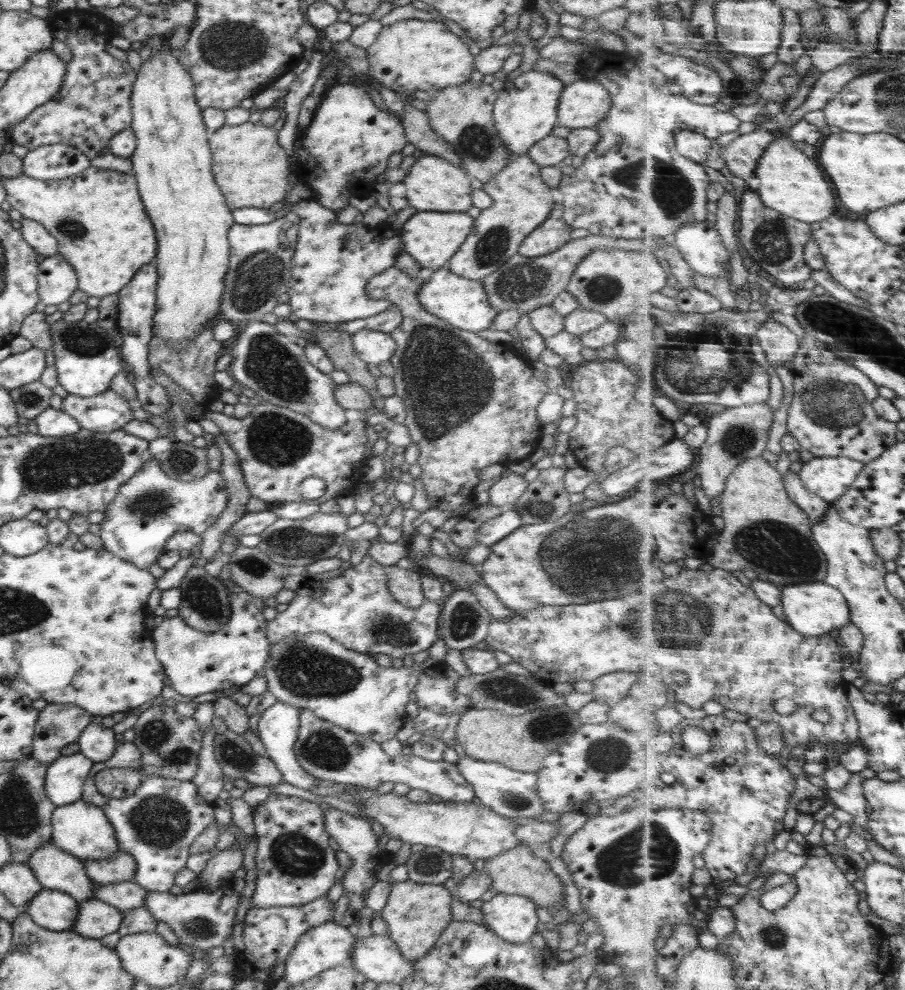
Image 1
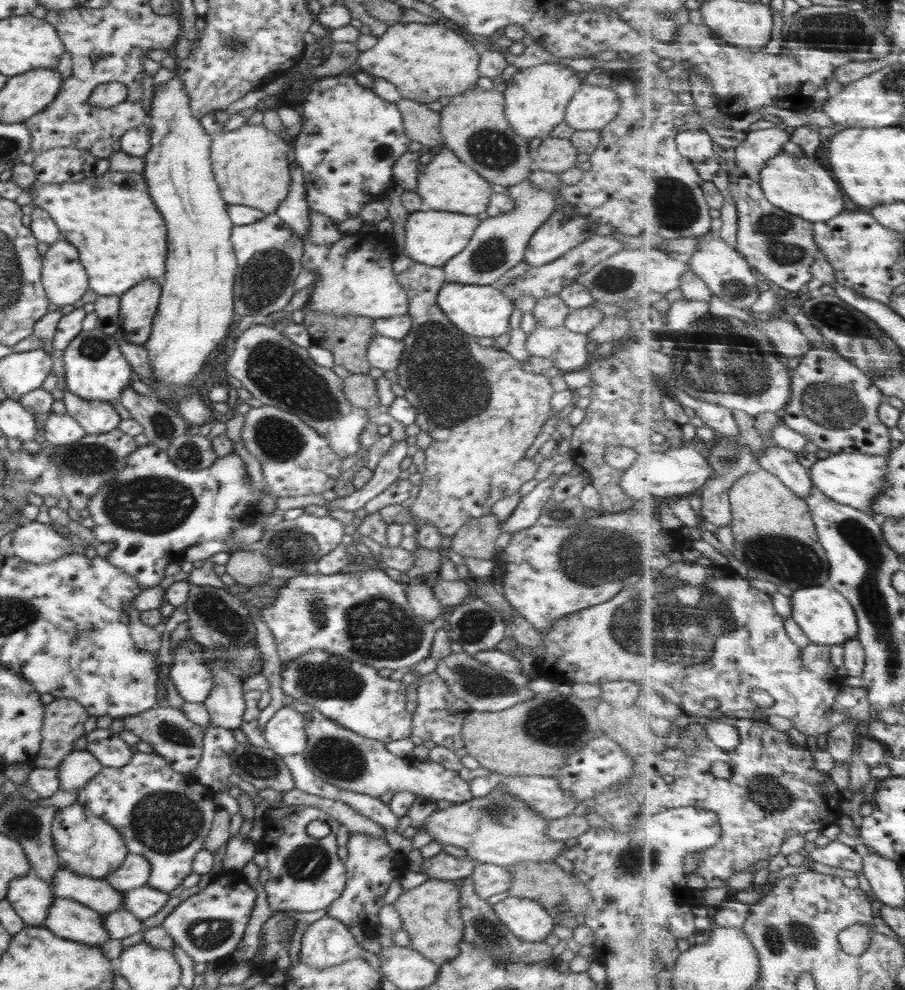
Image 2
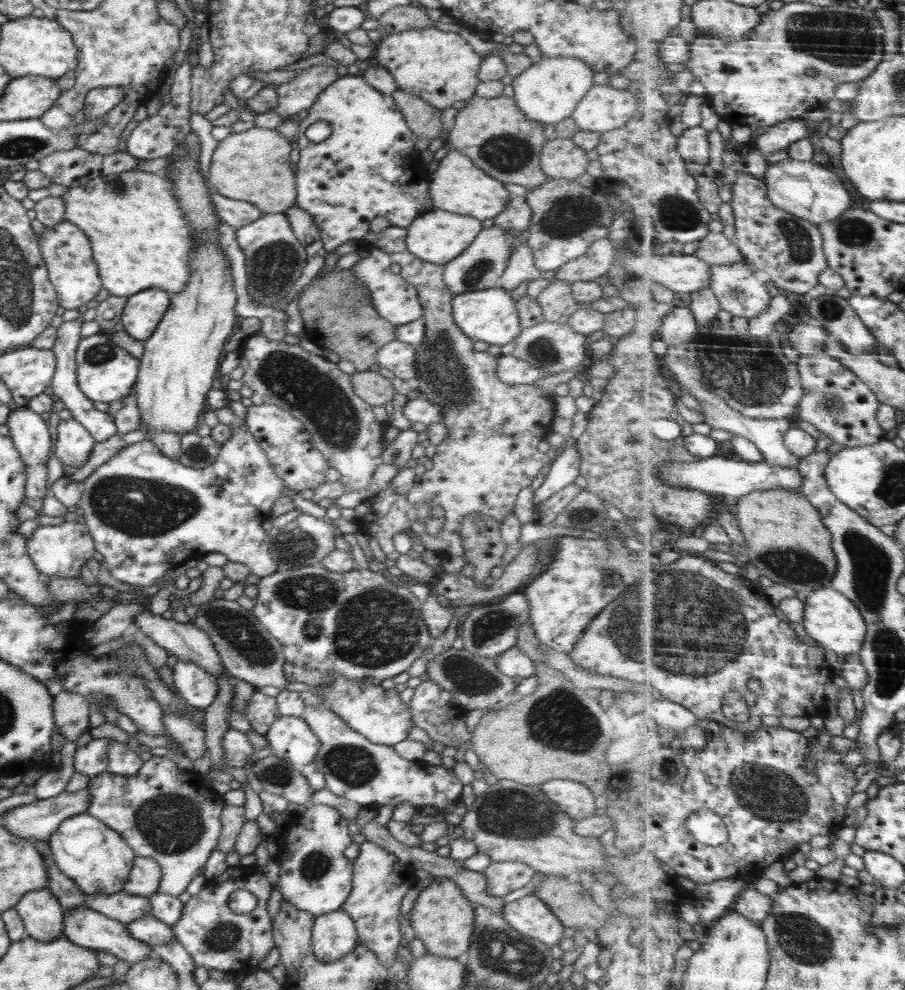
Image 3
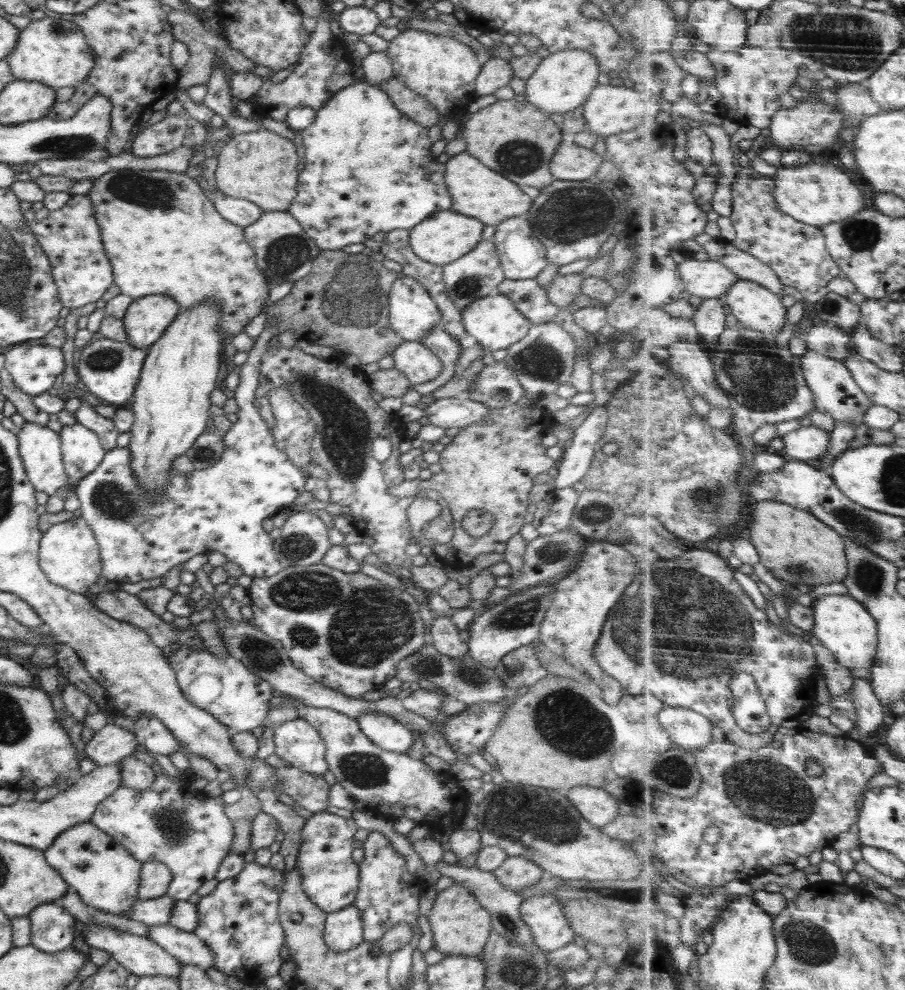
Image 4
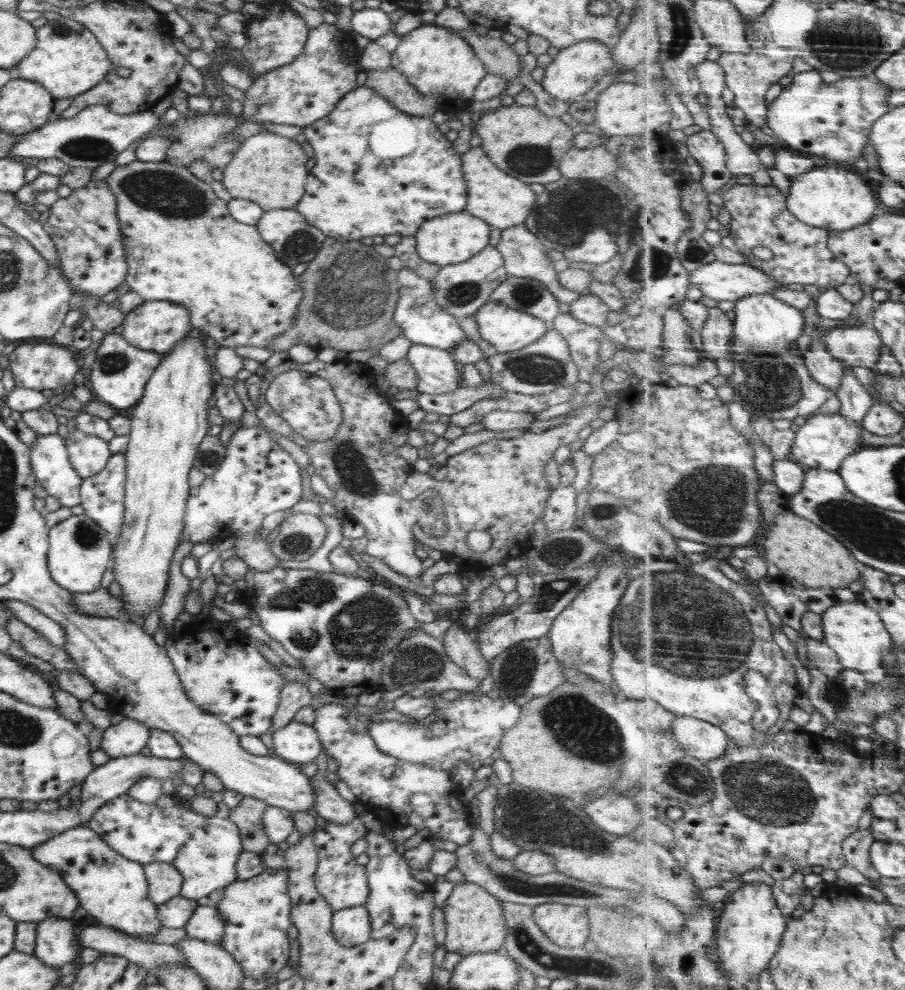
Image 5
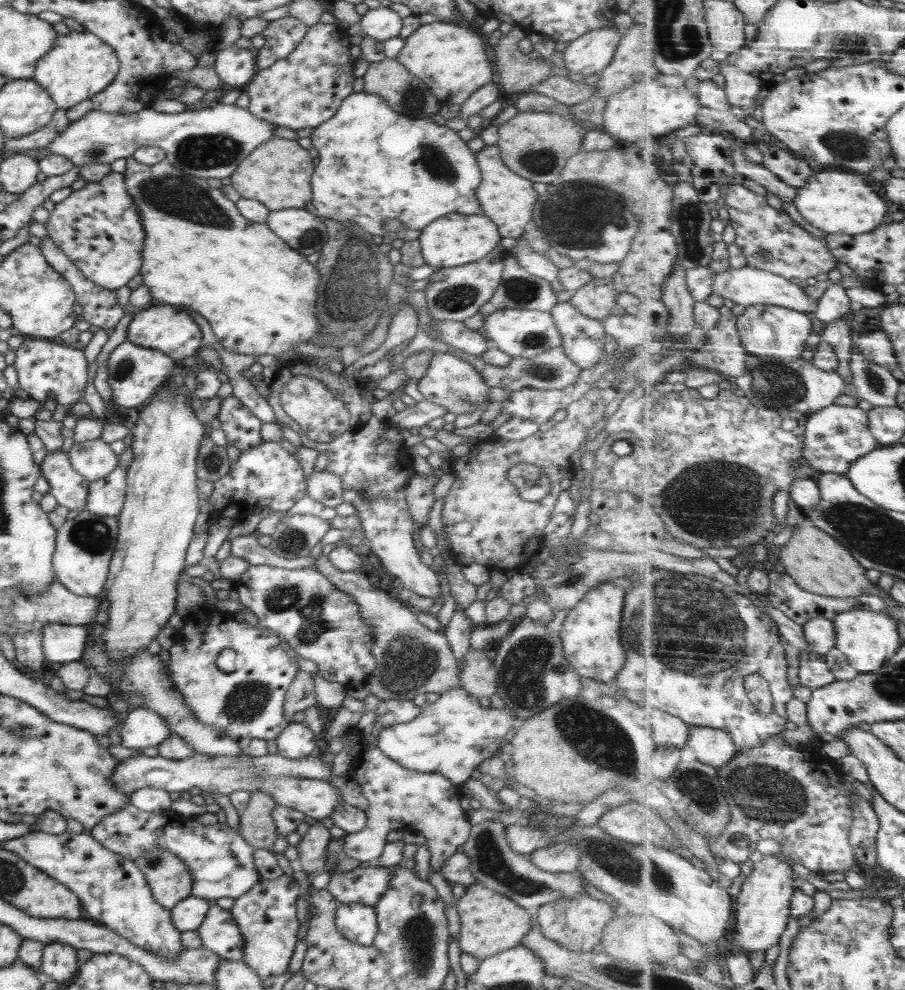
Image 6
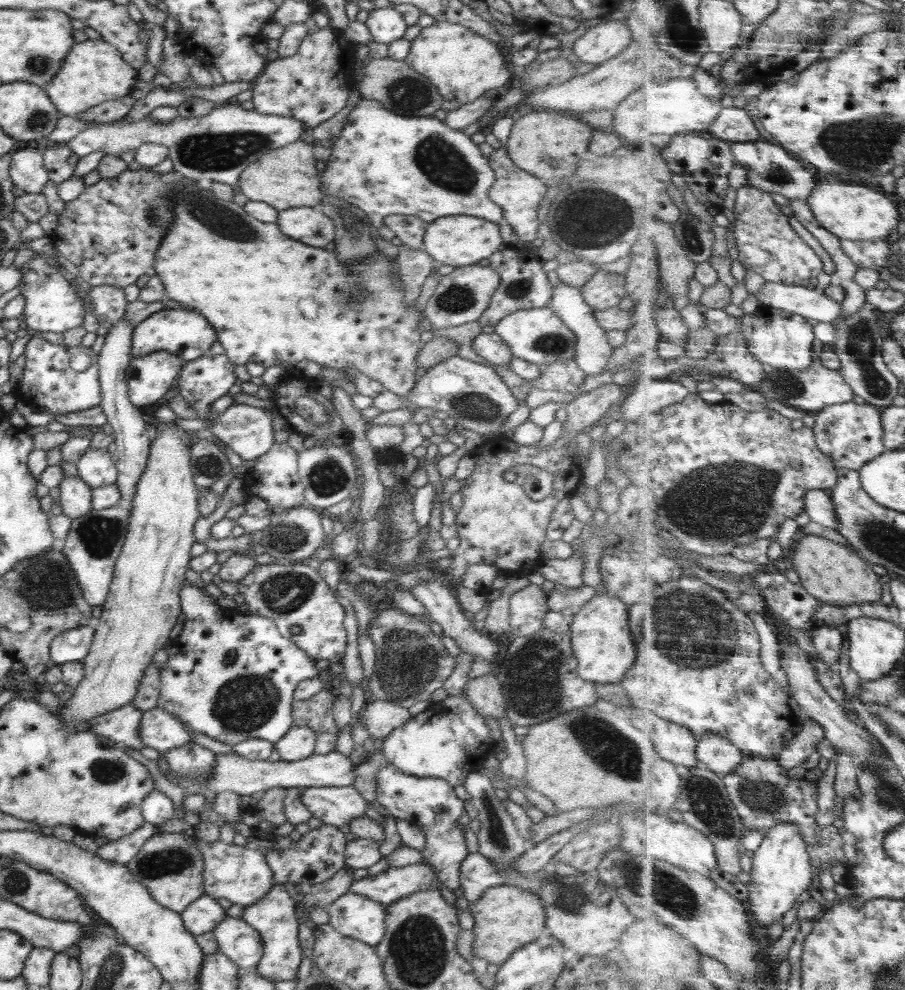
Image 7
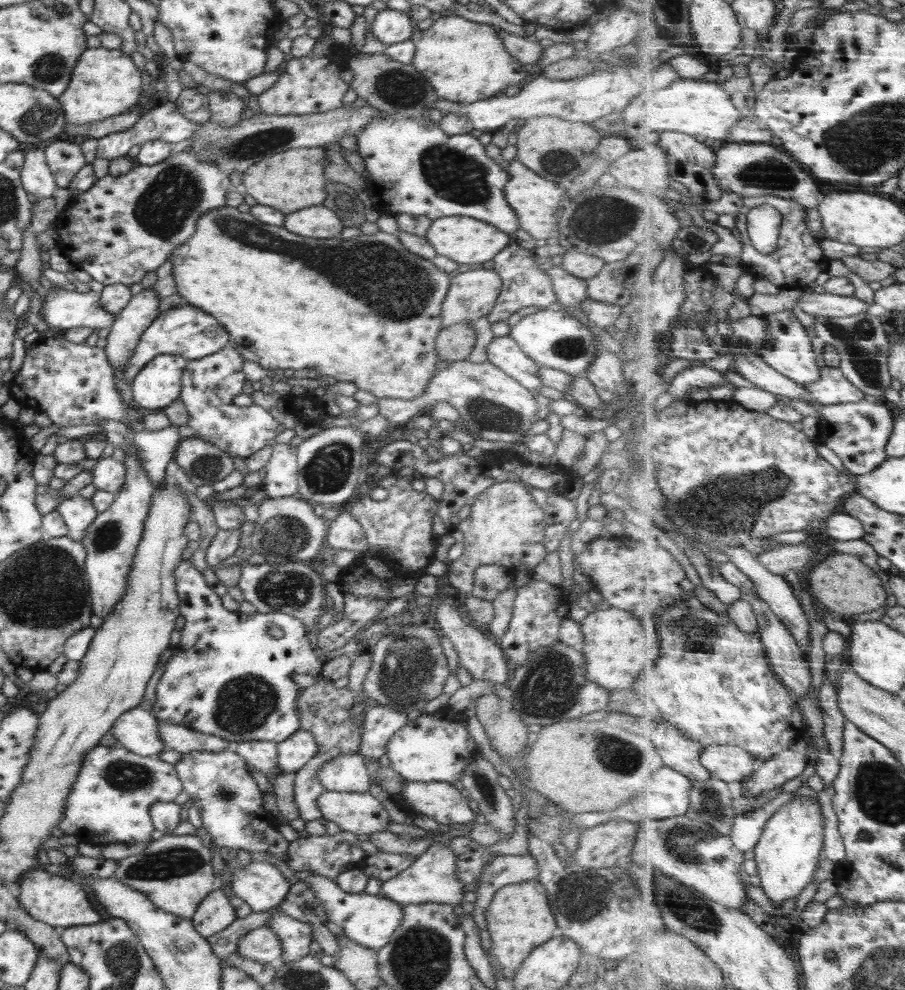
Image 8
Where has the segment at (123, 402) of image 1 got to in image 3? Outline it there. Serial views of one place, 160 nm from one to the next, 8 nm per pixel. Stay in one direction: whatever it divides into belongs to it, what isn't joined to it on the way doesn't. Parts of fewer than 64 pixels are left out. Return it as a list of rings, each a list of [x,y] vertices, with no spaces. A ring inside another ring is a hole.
[[[81,319],[72,321],[62,321],[57,328],[57,337],[52,353],[56,356],[56,370],[53,374],[51,387],[54,398],[64,403],[64,406],[72,413],[72,418],[77,420],[94,437],[94,440],[102,442],[114,436],[117,432],[117,426],[113,420],[113,415],[107,412],[98,411],[93,403],[80,389],[77,381],[76,352],[81,336]]]

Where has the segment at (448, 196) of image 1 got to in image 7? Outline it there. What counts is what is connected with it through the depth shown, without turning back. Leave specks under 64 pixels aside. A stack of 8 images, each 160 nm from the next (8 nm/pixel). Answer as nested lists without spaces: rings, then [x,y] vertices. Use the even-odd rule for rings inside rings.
[[[502,147],[490,154],[488,163],[495,172],[495,181],[488,189],[488,198],[502,208],[502,211],[504,211],[504,223],[512,227],[519,236],[521,243],[525,246],[530,246],[531,242],[536,238],[536,232],[538,232],[541,225],[538,220],[538,210],[549,183],[518,168],[508,157],[507,150]]]

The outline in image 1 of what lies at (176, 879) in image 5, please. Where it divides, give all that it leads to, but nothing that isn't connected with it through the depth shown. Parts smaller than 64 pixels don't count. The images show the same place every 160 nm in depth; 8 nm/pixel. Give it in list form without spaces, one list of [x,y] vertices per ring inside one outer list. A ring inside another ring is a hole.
[[[116,851],[102,860],[84,861],[86,874],[96,883],[112,884],[132,881],[136,872],[136,861],[133,856]]]

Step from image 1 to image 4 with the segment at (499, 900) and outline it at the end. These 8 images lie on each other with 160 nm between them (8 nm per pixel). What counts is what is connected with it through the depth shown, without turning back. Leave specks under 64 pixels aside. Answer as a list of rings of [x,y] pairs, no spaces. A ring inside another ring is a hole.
[[[554,895],[523,899],[519,911],[541,950],[555,951],[573,942],[576,934]]]

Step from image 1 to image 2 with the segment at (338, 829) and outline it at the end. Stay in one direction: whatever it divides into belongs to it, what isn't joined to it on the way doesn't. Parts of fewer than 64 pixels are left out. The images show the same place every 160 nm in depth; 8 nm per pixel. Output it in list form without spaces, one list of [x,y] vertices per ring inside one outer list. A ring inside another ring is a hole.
[[[350,833],[350,840],[346,844],[348,859],[345,862],[346,882],[343,893],[327,908],[327,916],[336,918],[346,926],[360,926],[362,932],[370,937],[380,926],[378,912],[386,905],[382,896],[386,894],[388,886],[406,872],[408,867],[406,855],[389,847],[382,838],[372,838],[366,834]]]

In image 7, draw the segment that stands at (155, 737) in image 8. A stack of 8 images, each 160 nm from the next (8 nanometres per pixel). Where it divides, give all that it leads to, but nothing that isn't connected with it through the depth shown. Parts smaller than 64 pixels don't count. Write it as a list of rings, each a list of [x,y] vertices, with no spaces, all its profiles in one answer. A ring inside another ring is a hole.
[[[132,703],[110,712],[95,716],[88,724],[89,730],[94,730],[109,740],[123,744],[126,747],[140,750],[144,743],[140,738],[139,726],[142,712]]]

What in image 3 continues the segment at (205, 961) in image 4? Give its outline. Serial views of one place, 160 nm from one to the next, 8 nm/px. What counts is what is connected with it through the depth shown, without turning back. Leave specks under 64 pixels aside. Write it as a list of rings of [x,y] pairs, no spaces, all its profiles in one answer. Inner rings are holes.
[[[148,914],[137,918],[135,921],[124,924],[130,931],[132,938],[150,945],[173,941],[175,934],[170,924],[166,924]]]

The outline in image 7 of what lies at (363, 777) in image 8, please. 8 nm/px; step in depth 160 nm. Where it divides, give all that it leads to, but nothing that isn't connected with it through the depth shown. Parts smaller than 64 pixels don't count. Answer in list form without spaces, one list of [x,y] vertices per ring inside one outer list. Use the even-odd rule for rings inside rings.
[[[334,750],[328,754],[311,754],[308,758],[288,762],[279,759],[275,762],[253,761],[238,753],[217,754],[216,766],[207,780],[207,787],[212,792],[232,791],[242,795],[261,795],[269,788],[308,788],[308,787],[343,787],[353,786],[355,766],[344,754]]]

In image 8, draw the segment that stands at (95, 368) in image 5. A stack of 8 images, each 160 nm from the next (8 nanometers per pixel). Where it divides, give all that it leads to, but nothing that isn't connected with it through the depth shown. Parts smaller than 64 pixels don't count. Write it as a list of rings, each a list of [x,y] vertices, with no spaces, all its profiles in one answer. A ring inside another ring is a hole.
[[[160,355],[148,362],[131,382],[135,406],[162,410],[179,398],[181,376],[188,360],[178,355]]]

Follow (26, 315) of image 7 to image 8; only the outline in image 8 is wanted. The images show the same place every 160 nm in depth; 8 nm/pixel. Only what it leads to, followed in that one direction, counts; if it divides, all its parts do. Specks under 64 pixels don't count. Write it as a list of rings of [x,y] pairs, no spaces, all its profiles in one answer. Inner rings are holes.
[[[59,287],[46,294],[42,316],[48,326],[62,331],[74,327],[106,328],[112,326],[116,314],[106,312],[100,305],[100,294],[80,293]]]

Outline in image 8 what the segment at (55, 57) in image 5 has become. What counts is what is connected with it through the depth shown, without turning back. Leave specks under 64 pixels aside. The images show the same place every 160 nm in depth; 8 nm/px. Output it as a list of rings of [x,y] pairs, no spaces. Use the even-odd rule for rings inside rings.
[[[102,46],[98,48],[86,47],[74,67],[66,92],[57,97],[57,100],[64,110],[64,117],[67,123],[86,126],[86,124],[102,122],[102,120],[106,120],[110,116],[120,116],[120,114],[128,112],[132,106],[140,105],[140,99],[143,97],[141,95],[141,87],[142,76],[130,55],[124,54],[121,49],[107,49]]]

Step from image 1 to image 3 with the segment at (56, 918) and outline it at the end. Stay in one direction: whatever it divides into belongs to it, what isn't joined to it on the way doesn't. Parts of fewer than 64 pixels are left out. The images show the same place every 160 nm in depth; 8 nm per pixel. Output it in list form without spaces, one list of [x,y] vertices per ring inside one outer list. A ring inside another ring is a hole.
[[[76,907],[75,909],[64,911],[63,935],[72,944],[94,951],[104,950],[116,956],[118,960],[124,960],[124,962],[131,965],[144,960],[146,957],[153,956],[151,945],[132,938],[130,931],[124,924],[88,907]]]

